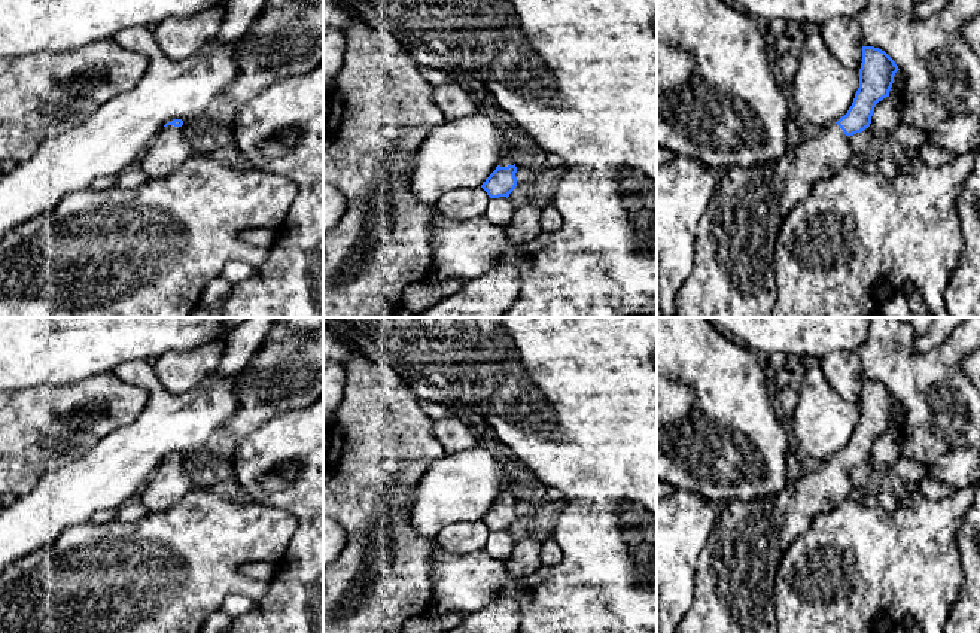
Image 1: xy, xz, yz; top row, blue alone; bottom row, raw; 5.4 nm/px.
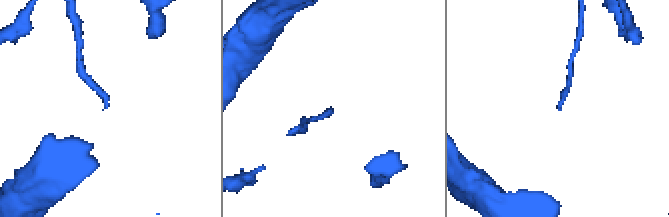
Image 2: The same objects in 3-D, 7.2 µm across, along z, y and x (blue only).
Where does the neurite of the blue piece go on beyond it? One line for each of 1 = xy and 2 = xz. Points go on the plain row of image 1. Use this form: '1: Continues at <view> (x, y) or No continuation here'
1: Continues at xy (169, 484)
2: Continues at xz (508, 495)

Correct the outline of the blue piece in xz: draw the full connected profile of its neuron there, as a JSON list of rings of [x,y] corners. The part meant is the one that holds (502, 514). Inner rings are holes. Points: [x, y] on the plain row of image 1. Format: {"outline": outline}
{"outline": [[[505,492],[496,503],[486,512],[481,521],[490,532],[509,530],[517,520],[517,500],[514,492]]]}

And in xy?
{"outline": [[[182,453],[167,456],[140,490],[137,500],[149,514],[173,508],[192,489],[182,459]]]}

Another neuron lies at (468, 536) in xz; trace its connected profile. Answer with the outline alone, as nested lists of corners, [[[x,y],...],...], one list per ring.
[[[462,521],[444,527],[436,535],[438,547],[450,554],[471,554],[486,547],[490,530],[480,521]]]

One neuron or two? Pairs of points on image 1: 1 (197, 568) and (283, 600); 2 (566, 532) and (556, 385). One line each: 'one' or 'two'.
1: two
2: one

